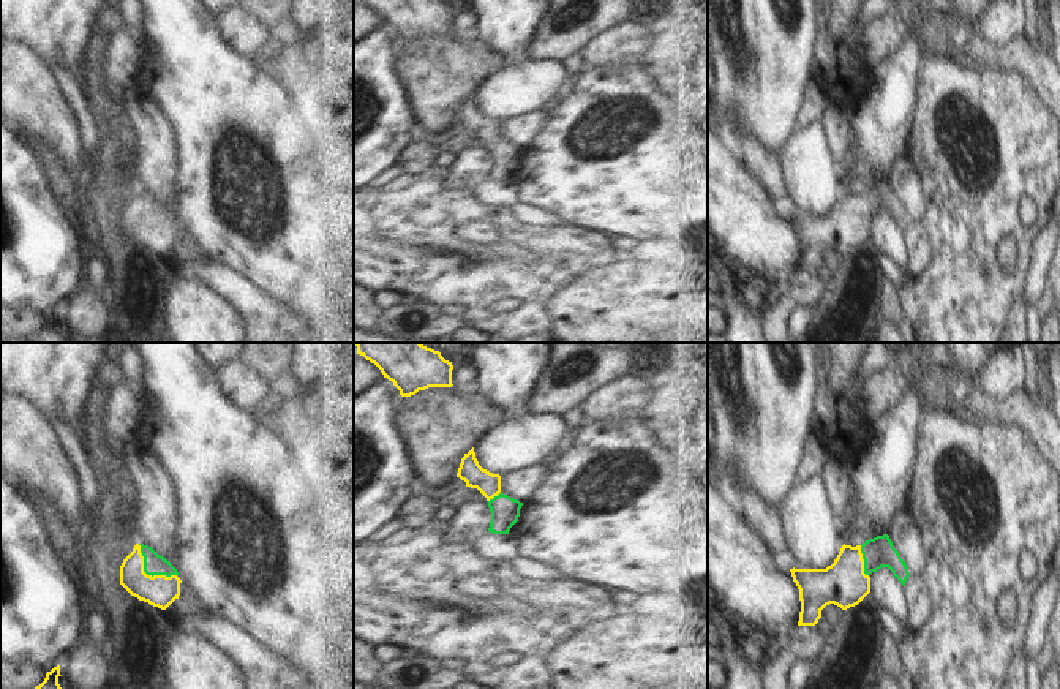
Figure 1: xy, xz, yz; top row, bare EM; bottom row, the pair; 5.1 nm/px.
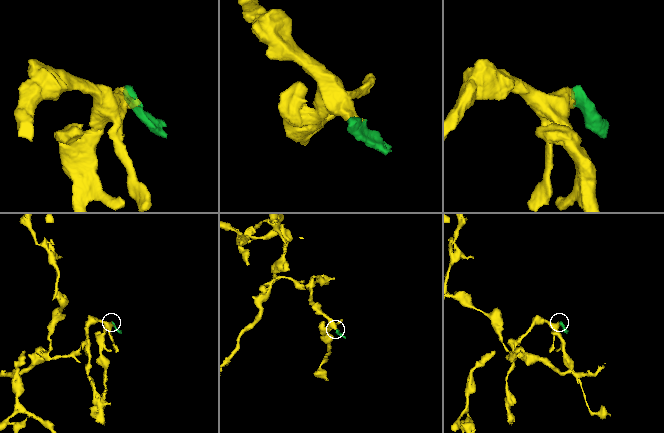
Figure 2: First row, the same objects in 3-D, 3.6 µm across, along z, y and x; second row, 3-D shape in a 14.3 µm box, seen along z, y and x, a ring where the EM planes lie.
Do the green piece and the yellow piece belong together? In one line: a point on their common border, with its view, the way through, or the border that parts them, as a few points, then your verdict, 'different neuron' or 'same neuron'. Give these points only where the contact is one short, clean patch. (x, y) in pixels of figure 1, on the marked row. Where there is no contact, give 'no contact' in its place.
xy (147, 574) | across xy (154, 564), (147, 574), (160, 587), (160, 591) | same neuron

